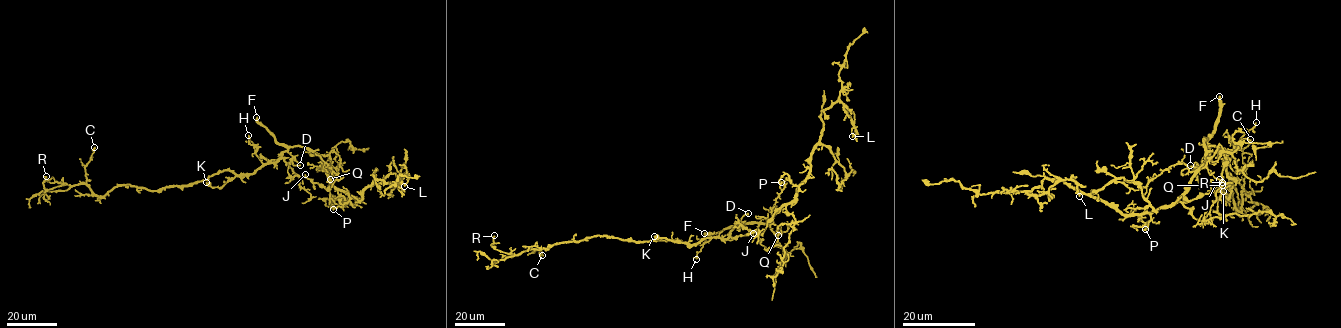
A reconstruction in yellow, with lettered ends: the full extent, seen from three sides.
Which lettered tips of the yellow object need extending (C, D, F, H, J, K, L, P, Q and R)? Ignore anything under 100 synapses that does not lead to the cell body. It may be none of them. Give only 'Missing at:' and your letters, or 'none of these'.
Missing at: F

